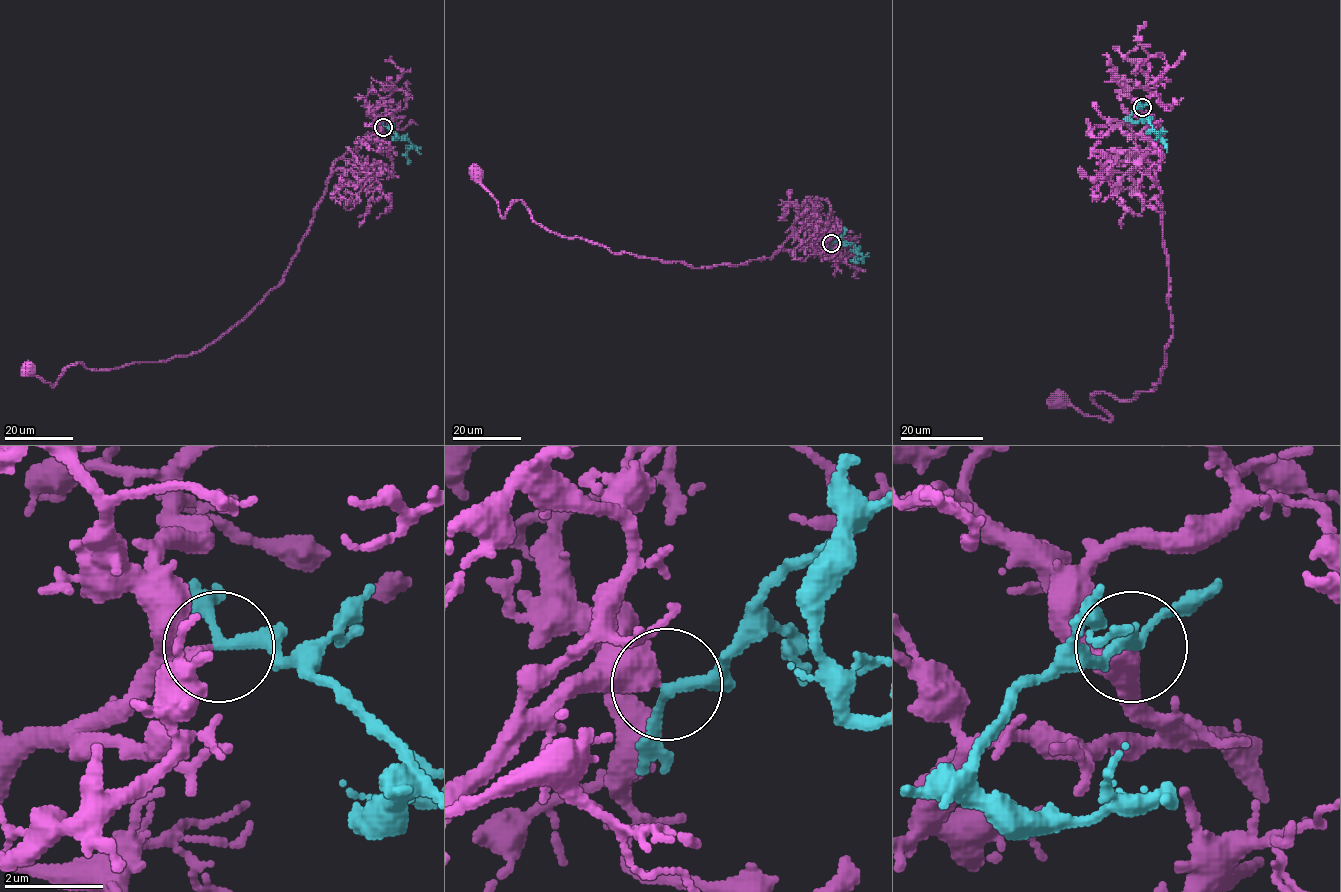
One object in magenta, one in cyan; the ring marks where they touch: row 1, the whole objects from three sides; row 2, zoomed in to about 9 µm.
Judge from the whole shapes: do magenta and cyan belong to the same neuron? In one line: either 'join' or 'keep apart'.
join

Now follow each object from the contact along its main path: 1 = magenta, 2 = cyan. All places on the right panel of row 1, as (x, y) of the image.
1: (1142, 107), (1163, 131), (1147, 163), (1168, 268), (1166, 364), (1134, 399), (1091, 394), (1110, 420), (1059, 397)
2: (1142, 107), (1136, 108), (1129, 118), (1134, 121), (1143, 118), (1166, 145), (1167, 151)

